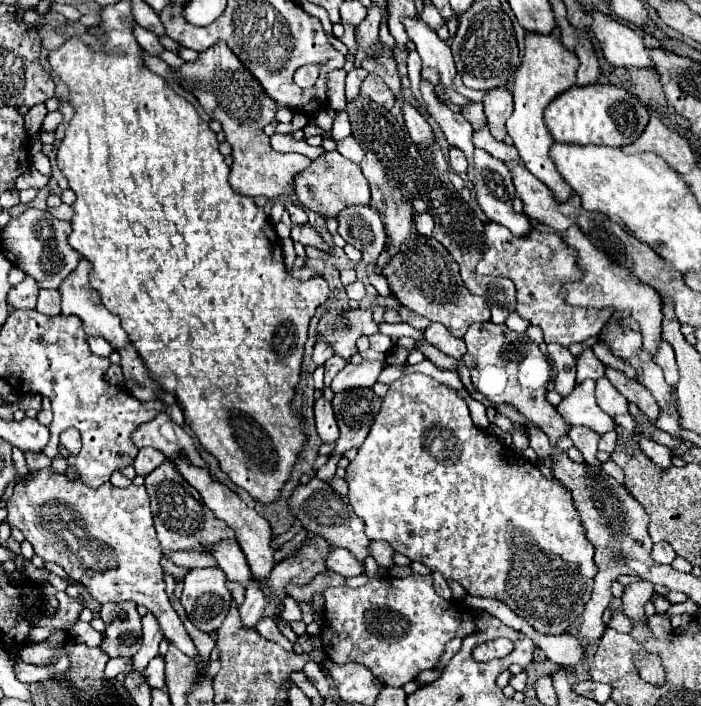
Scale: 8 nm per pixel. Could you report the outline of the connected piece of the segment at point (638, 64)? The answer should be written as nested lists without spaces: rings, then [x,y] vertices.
[[[598,11],[592,13],[592,17],[594,17],[592,31],[594,31],[596,39],[600,41],[604,59],[612,67],[654,69],[654,63],[648,55],[648,49],[644,47],[642,37],[634,29],[630,29]]]

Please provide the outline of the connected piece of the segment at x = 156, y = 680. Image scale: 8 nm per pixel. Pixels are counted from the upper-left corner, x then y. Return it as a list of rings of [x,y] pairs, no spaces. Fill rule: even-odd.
[[[154,657],[148,667],[146,667],[146,683],[150,687],[156,687],[156,689],[164,689],[164,659],[162,657]]]

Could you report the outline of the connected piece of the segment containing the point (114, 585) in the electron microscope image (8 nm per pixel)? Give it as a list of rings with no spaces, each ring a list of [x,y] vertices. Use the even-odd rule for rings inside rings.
[[[46,467],[40,475],[34,475],[26,479],[24,483],[18,483],[14,487],[14,495],[8,499],[6,505],[8,511],[8,525],[12,529],[20,529],[24,533],[24,539],[34,547],[34,553],[42,557],[44,561],[54,561],[58,563],[66,575],[82,583],[88,593],[98,601],[98,603],[122,603],[122,601],[134,601],[136,605],[144,605],[160,623],[160,629],[168,641],[172,641],[180,651],[186,655],[194,657],[198,663],[198,651],[186,633],[180,617],[172,609],[168,595],[164,591],[164,571],[160,567],[160,543],[156,537],[152,513],[150,513],[150,499],[148,493],[142,487],[130,485],[126,489],[114,487],[110,481],[104,483],[98,489],[86,487],[82,481],[70,481],[66,479],[64,473],[54,473],[50,467]],[[42,521],[42,535],[36,535],[36,527]]]

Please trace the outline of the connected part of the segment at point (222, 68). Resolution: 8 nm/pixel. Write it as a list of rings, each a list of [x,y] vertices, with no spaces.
[[[216,43],[208,51],[202,51],[198,61],[186,63],[176,71],[178,83],[196,95],[202,109],[216,121],[222,123],[226,141],[232,145],[232,173],[230,185],[234,191],[258,197],[266,195],[268,199],[278,199],[292,185],[292,175],[306,169],[310,159],[298,153],[276,153],[270,147],[270,137],[264,135],[264,127],[274,119],[278,105],[262,91],[258,81],[248,73],[248,69],[234,57],[226,43]]]

